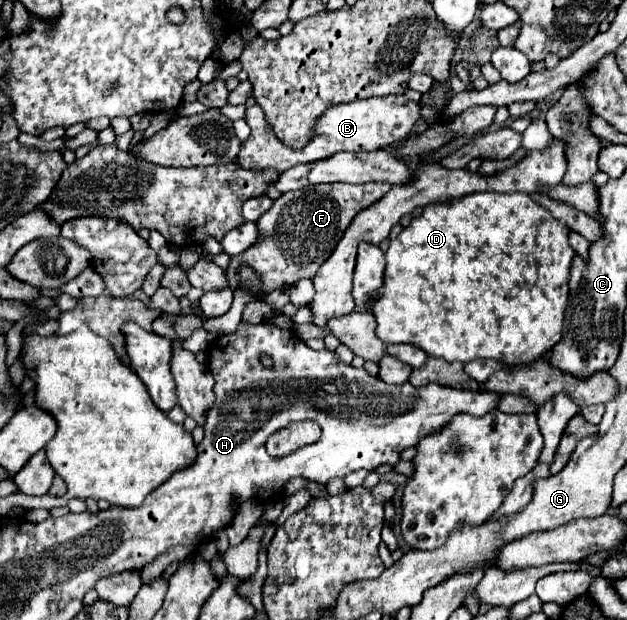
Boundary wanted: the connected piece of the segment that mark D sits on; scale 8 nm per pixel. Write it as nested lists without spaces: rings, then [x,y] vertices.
[[[474,192],[468,196],[452,198],[446,202],[436,202],[424,208],[422,216],[414,218],[392,242],[386,252],[386,272],[384,272],[384,286],[382,286],[382,298],[376,300],[370,308],[374,314],[378,328],[376,334],[386,344],[416,344],[424,352],[428,352],[434,358],[444,358],[448,362],[470,362],[474,358],[492,358],[500,360],[502,364],[514,366],[514,364],[526,364],[532,360],[538,360],[542,354],[550,352],[558,340],[560,340],[560,328],[564,324],[564,308],[568,304],[568,276],[570,276],[570,264],[576,256],[568,244],[568,226],[556,218],[548,210],[544,210],[540,204],[536,204],[528,194],[514,192],[514,194],[498,194],[498,192]]]

